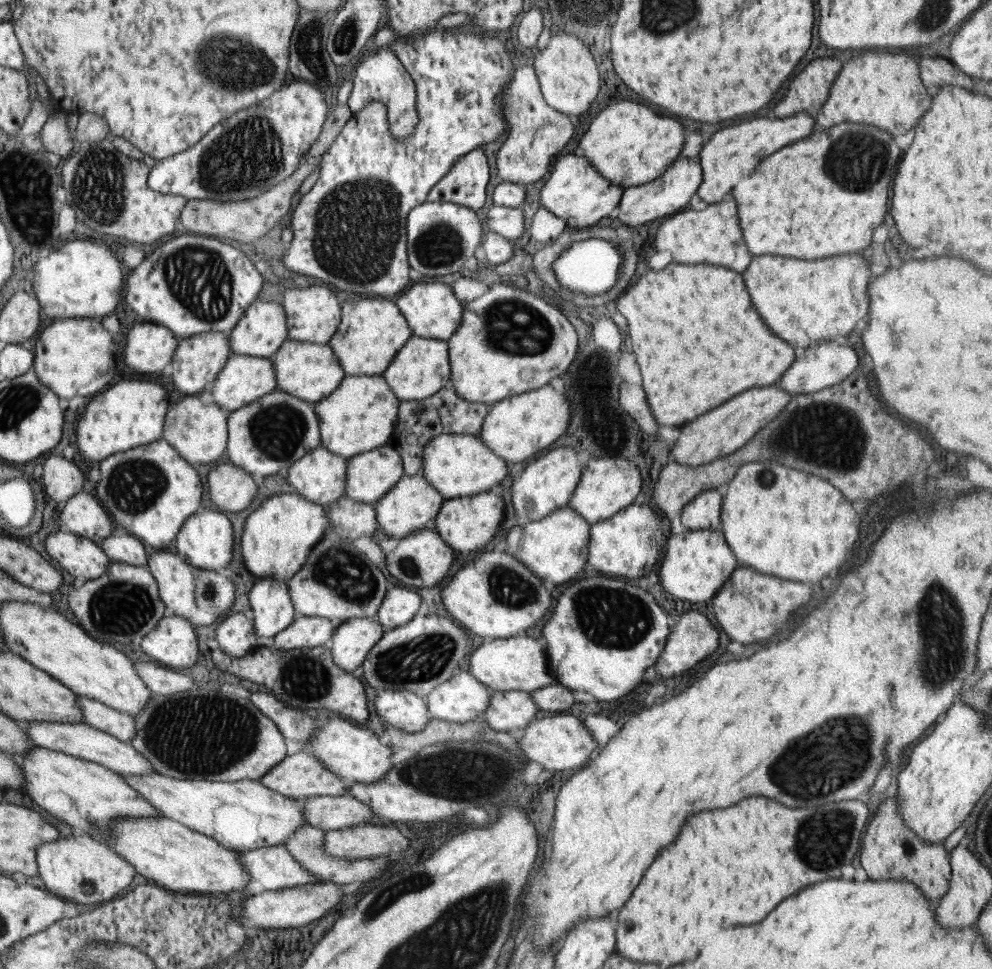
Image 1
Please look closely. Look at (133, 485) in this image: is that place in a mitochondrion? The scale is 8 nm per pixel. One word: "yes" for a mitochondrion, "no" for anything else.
yes

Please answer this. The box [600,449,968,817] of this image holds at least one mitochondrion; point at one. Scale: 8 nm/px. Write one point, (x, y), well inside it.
(838, 754)

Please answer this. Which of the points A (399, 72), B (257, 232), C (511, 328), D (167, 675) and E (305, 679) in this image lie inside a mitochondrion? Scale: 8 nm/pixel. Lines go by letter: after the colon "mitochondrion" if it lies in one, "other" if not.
A: other
B: other
C: mitochondrion
D: other
E: mitochondrion

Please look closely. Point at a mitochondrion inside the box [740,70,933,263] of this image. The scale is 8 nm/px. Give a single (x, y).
(857, 160)

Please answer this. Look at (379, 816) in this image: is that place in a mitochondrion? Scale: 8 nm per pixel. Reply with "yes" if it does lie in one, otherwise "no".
no

